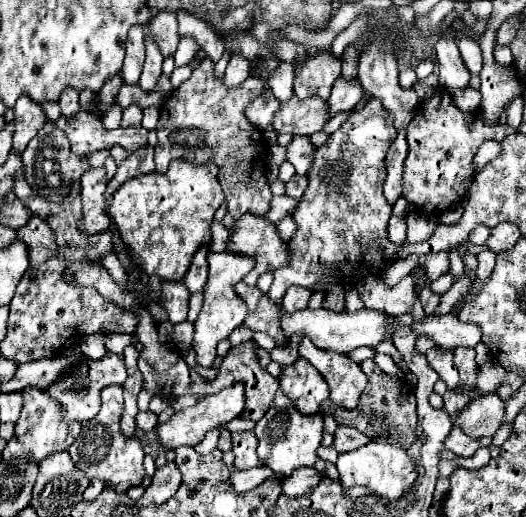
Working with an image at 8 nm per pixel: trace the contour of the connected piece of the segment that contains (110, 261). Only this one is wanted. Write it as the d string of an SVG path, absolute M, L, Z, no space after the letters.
M108 252L108 256L104 256L102 266L104 266L106 272L112 276L112 280L114 280L120 288L124 288L124 276L126 276L126 270L124 270L124 266L120 264L120 260L118 260L118 256L116 256L114 252Z

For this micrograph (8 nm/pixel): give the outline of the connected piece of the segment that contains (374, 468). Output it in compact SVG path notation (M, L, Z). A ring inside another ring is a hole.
M368 442L366 446L358 448L356 452L346 452L338 456L338 472L340 480L346 486L366 486L380 496L388 498L400 498L400 494L416 480L416 464L408 456L408 450L402 448L400 444L390 444L390 442Z

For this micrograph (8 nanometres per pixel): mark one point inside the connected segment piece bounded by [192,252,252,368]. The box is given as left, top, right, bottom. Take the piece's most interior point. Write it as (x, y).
(223, 311)

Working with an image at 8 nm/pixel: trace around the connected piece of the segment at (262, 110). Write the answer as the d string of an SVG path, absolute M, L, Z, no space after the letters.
M266 86L266 92L246 108L246 116L254 126L258 126L262 132L266 132L266 130L272 130L272 120L274 120L274 114L278 108L280 108L280 102L276 100L276 96L272 96L270 88Z

